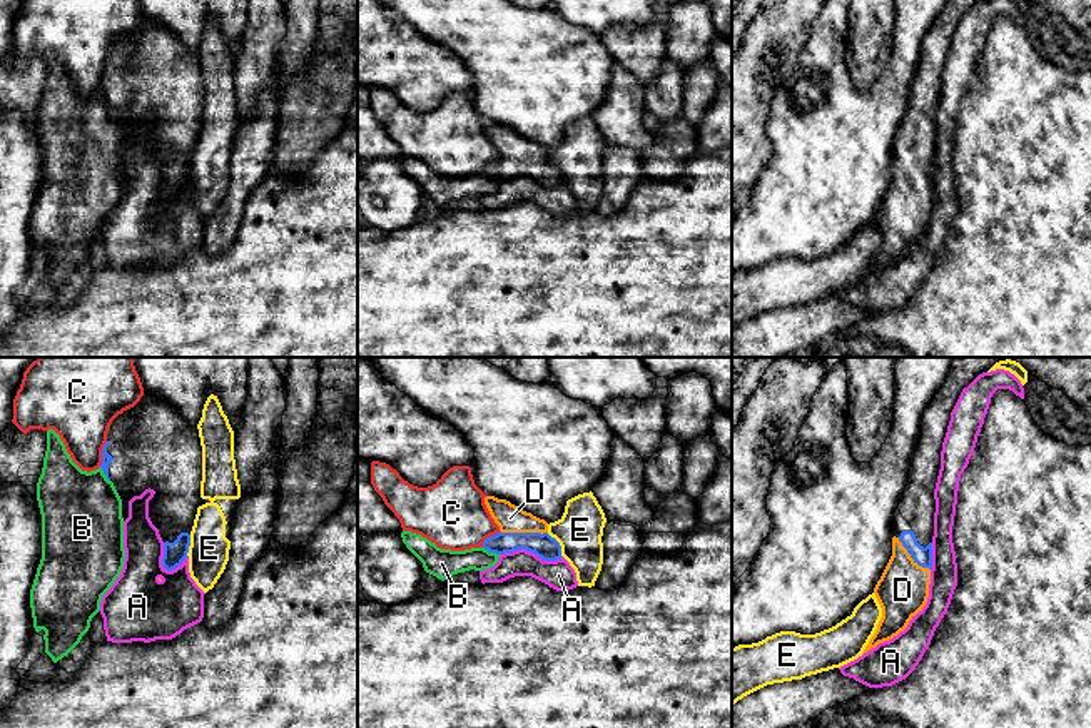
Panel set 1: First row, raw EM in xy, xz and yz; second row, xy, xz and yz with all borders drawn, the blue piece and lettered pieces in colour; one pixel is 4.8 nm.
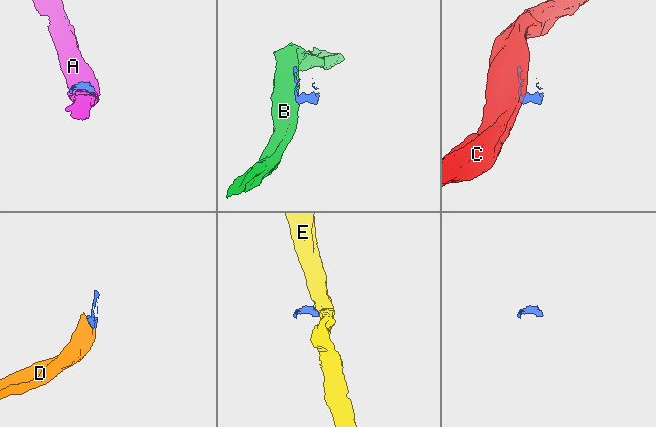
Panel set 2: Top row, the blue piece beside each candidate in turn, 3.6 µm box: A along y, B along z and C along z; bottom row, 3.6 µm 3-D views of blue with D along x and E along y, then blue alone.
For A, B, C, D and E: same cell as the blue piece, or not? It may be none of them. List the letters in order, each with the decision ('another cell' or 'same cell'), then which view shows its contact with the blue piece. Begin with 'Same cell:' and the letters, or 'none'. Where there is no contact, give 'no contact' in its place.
Same cell: D
A: another cell | xz
B: another cell | xz
C: another cell | xy
D: same cell | xz
E: another cell | xz

